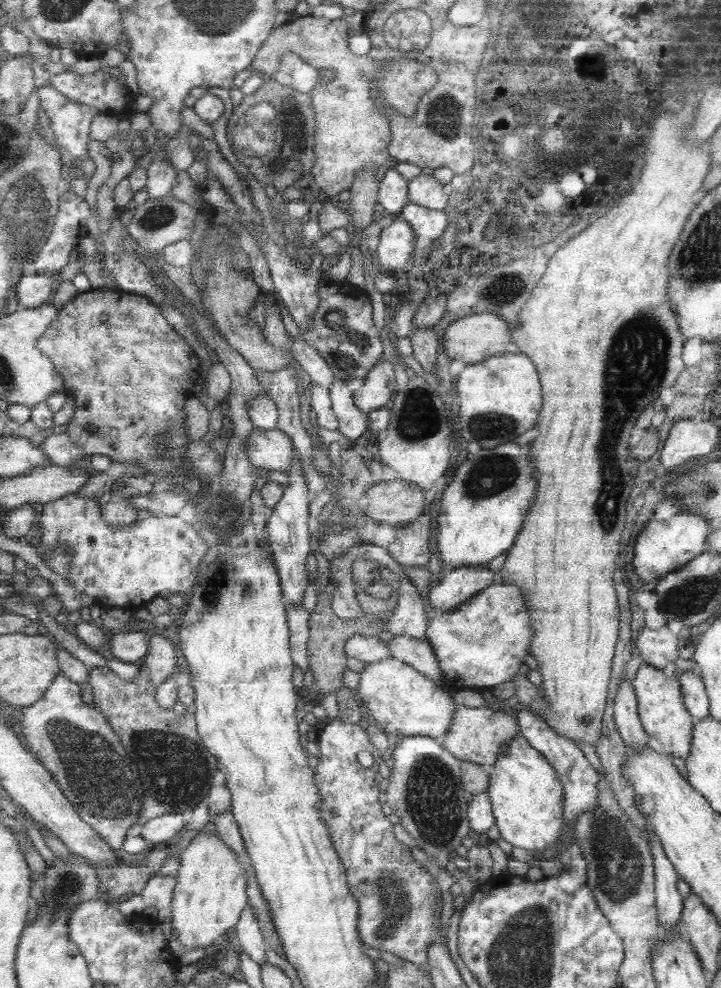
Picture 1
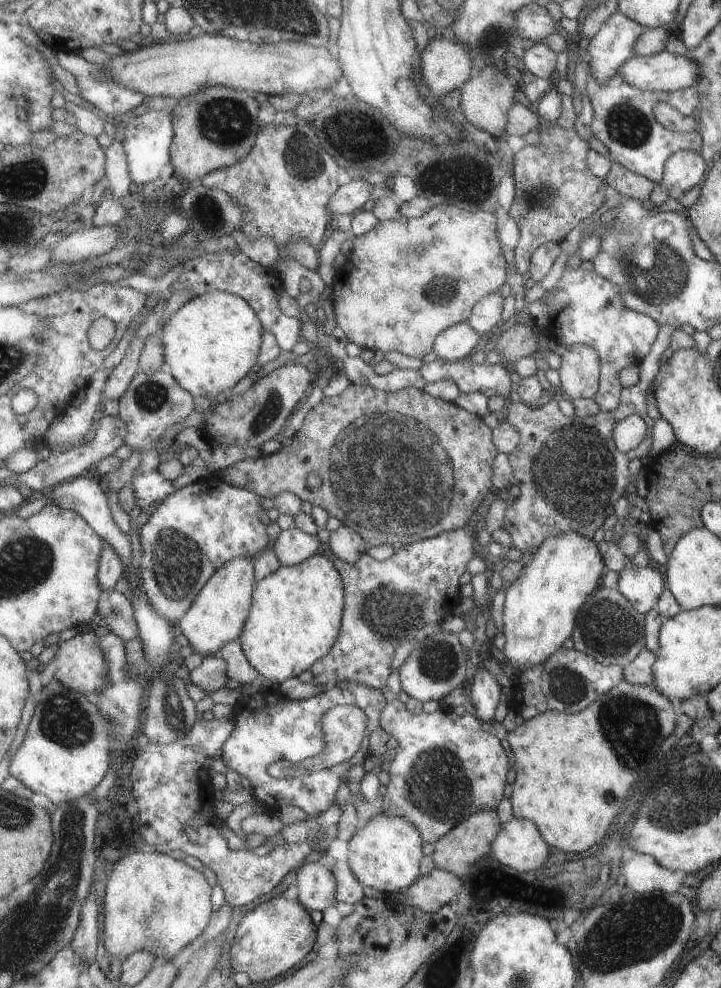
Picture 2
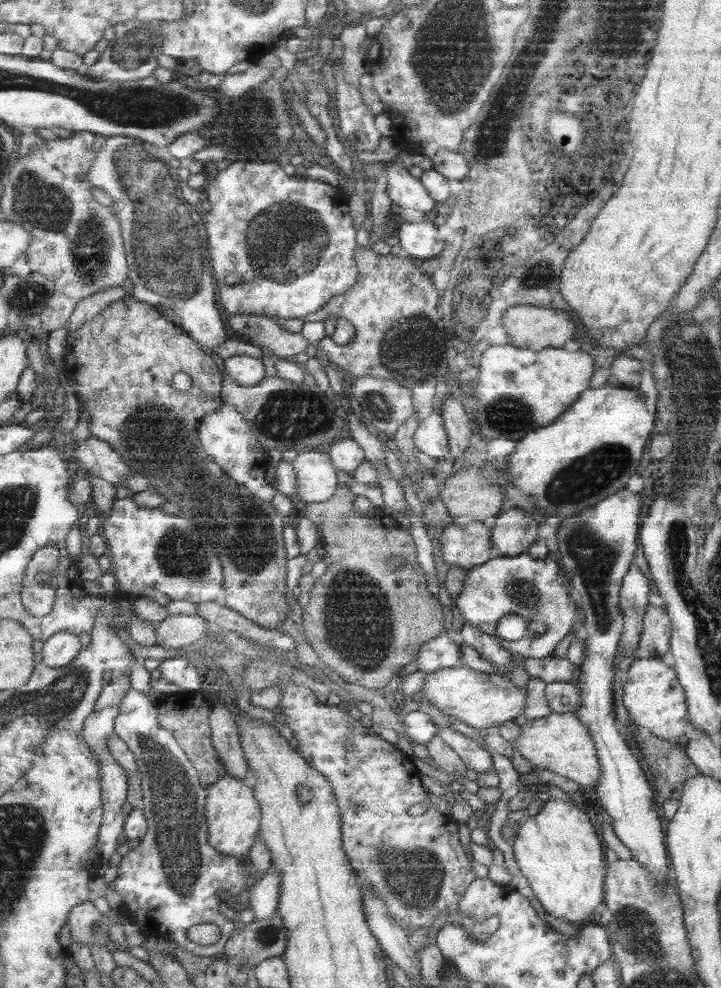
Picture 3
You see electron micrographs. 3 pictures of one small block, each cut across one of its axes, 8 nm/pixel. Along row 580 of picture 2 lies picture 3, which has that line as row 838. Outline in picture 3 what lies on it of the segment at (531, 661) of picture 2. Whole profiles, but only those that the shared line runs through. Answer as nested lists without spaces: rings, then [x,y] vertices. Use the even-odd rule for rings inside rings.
[[[543,795],[542,800],[541,810],[535,816],[525,816],[518,822],[519,826],[514,828],[514,838],[510,846],[513,860],[517,864],[517,874],[525,878],[543,910],[555,918],[565,919],[574,925],[581,924],[583,920],[591,918],[596,906],[602,904],[603,878],[609,854],[600,838],[598,827],[579,807],[548,795]]]

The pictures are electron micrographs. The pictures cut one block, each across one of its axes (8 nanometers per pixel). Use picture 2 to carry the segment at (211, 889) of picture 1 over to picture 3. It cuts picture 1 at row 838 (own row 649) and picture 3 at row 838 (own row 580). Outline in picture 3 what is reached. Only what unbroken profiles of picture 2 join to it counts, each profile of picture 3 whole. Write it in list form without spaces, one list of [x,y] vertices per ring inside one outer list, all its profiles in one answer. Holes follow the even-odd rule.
[[[227,775],[207,790],[206,812],[209,820],[209,844],[220,850],[225,856],[247,857],[253,845],[256,844],[262,822],[262,809],[254,786],[250,781],[241,782]]]

